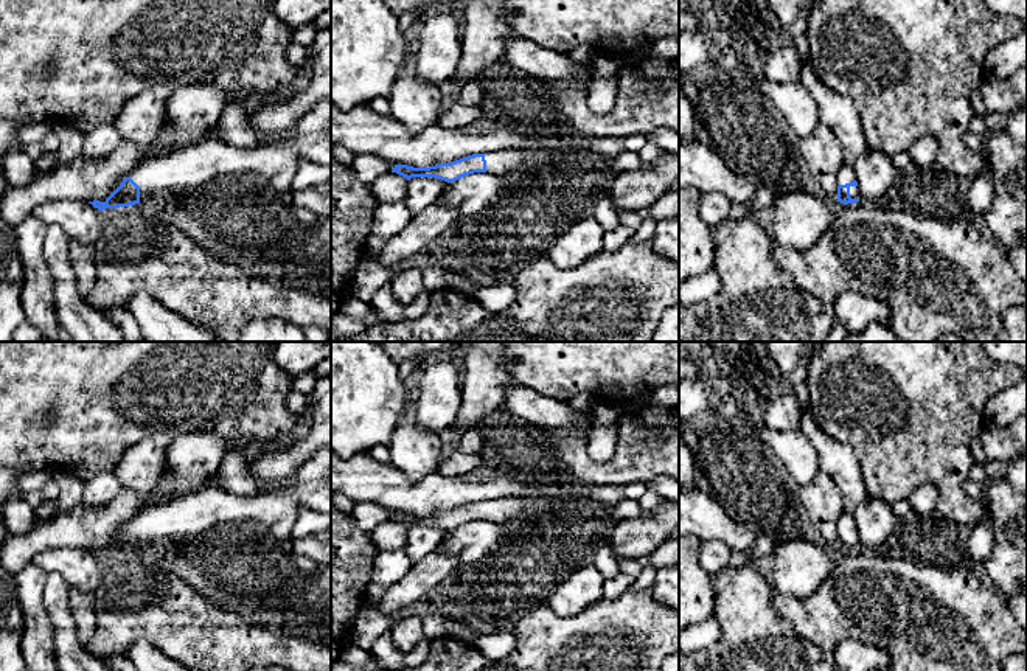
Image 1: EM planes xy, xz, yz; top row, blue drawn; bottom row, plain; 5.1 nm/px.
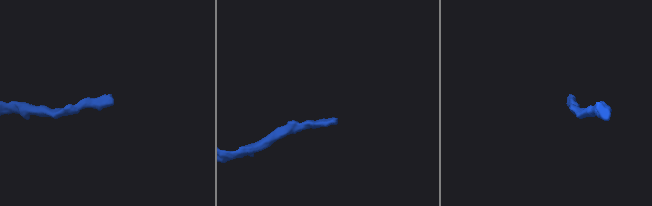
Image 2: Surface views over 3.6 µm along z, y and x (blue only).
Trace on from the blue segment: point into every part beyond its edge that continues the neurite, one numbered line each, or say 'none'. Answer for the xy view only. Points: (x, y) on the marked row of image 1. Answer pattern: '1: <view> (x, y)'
1: xy (275, 160)

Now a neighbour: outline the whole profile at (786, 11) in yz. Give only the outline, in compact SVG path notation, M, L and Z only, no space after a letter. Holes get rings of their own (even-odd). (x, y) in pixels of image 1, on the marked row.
M766 0L780 25L788 30L797 19L803 0Z

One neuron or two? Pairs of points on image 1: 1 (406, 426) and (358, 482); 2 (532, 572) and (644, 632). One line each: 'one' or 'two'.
1: two
2: two

